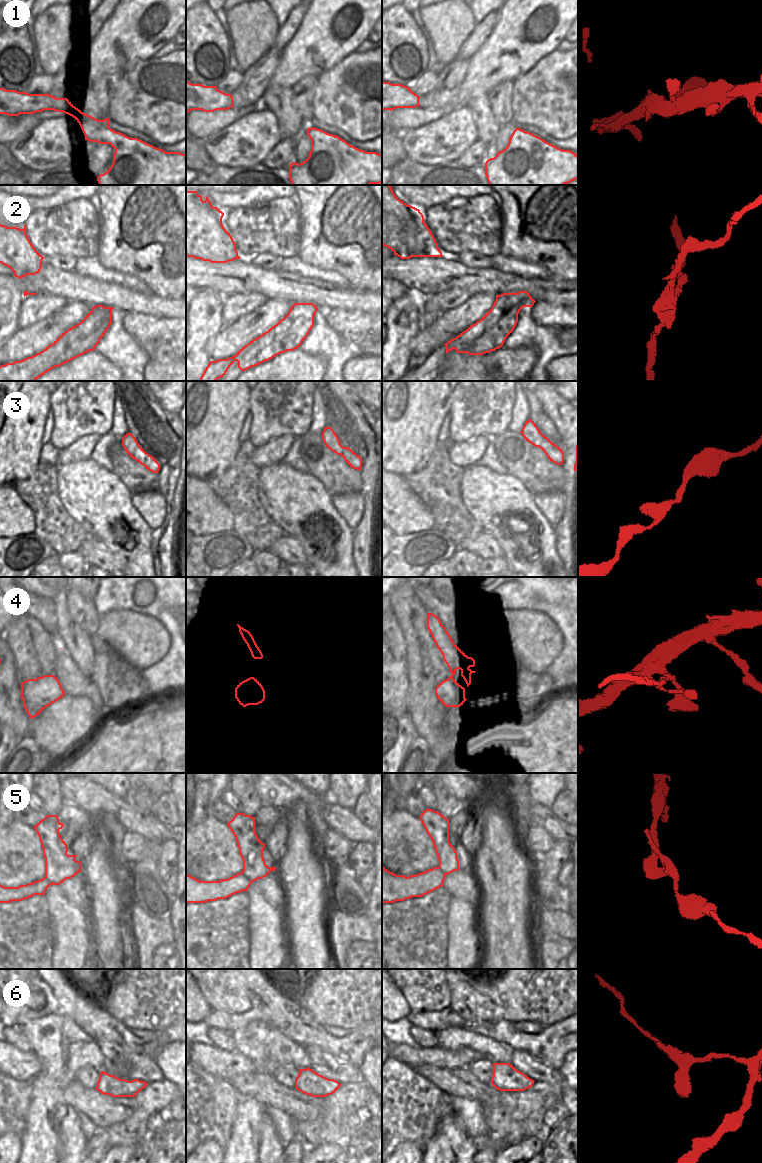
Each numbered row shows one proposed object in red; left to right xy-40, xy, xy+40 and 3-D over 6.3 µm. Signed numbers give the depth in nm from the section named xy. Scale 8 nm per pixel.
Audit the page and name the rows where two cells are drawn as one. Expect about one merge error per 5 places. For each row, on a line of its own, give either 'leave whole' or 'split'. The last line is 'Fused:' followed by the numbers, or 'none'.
1: leave whole
2: split
3: leave whole
4: leave whole
5: split
6: leave whole
Fused: 2, 5

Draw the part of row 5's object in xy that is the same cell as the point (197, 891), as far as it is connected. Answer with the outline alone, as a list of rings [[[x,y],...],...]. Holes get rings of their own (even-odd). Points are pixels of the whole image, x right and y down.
[[[186,873],[186,903],[206,903],[247,891],[251,882],[244,873],[220,881],[200,881]]]

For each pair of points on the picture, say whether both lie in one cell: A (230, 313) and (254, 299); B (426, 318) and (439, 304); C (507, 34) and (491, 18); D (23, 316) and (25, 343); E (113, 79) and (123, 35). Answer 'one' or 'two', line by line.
A: one
B: two
C: two
D: two
E: two

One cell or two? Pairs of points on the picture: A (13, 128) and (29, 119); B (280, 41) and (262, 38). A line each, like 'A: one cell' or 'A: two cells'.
A: one cell
B: two cells

